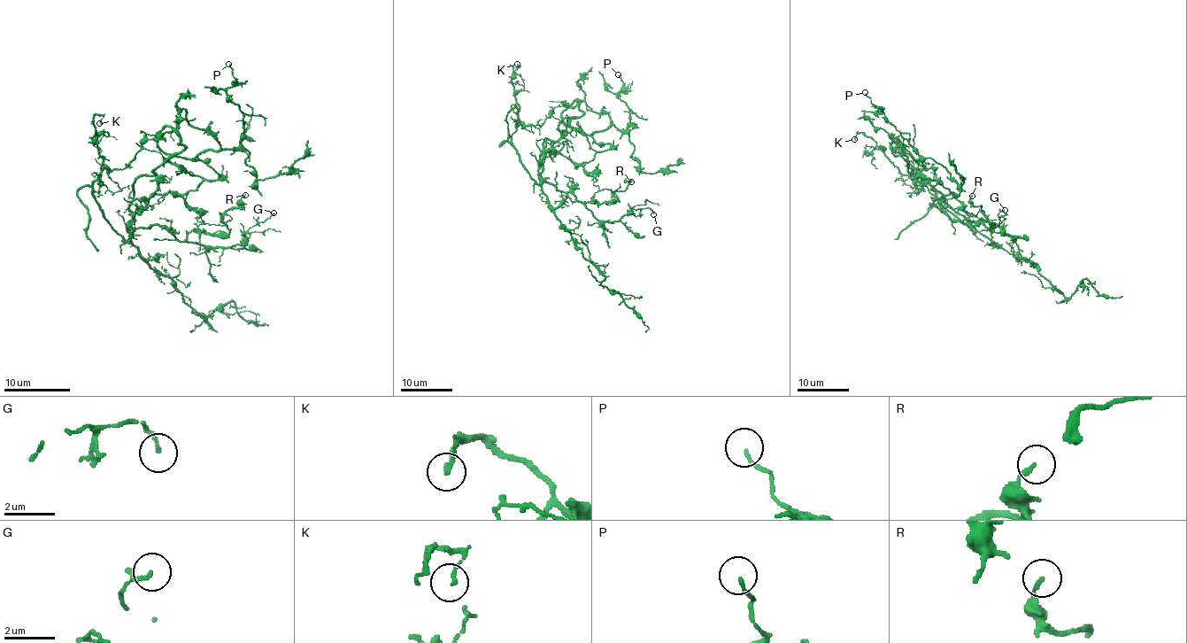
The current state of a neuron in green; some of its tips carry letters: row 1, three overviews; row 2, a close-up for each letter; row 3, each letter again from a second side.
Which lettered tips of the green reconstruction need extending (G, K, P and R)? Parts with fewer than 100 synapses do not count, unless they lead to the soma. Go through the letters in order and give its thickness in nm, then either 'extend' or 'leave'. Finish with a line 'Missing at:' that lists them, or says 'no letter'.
G: 90 nm thick; leave
K: 120 nm thick; leave
P: 100 nm thick; leave
R: 150 nm thick; leave
Missing at: no letter

